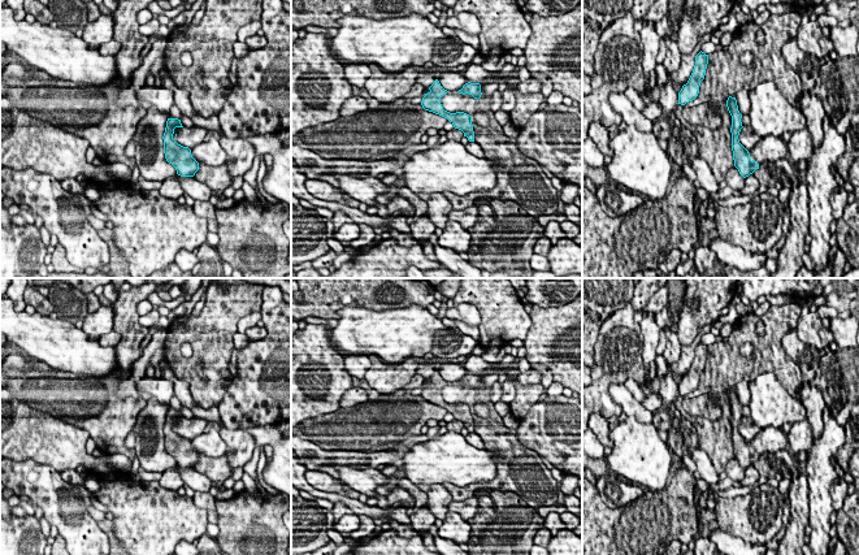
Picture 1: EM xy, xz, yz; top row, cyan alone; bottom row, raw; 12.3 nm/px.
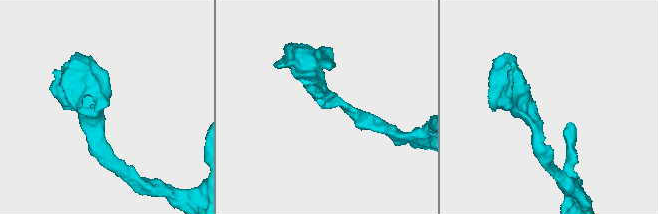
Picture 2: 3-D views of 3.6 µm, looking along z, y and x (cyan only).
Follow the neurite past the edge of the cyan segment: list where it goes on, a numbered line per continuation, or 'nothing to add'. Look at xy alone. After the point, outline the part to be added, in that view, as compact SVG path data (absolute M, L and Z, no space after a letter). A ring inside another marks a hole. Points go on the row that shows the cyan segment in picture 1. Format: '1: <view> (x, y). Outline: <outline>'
nothing to add

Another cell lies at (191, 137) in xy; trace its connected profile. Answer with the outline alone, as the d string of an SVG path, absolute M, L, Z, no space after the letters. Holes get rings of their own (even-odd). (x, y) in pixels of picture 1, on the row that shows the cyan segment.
M192 126L190 129L187 127L175 127L173 139L183 146L188 147L190 149L195 146L204 142L205 135L209 133L209 130L204 127Z

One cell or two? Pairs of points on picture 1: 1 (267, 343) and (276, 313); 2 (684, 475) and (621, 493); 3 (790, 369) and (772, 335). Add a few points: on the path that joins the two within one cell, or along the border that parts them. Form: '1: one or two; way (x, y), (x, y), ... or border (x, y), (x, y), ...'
1: one; way (272, 335), (276, 332), (276, 321)
2: two; border (643, 491), (625, 506)
3: one; way (780, 367), (772, 359), (772, 346)

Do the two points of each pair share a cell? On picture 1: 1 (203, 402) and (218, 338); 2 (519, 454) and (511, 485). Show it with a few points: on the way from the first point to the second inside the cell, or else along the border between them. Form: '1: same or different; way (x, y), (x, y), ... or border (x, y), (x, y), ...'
1: same; way (203, 386), (203, 372), (209, 365), (212, 354)
2: same; way (519, 462), (519, 468), (512, 477)

